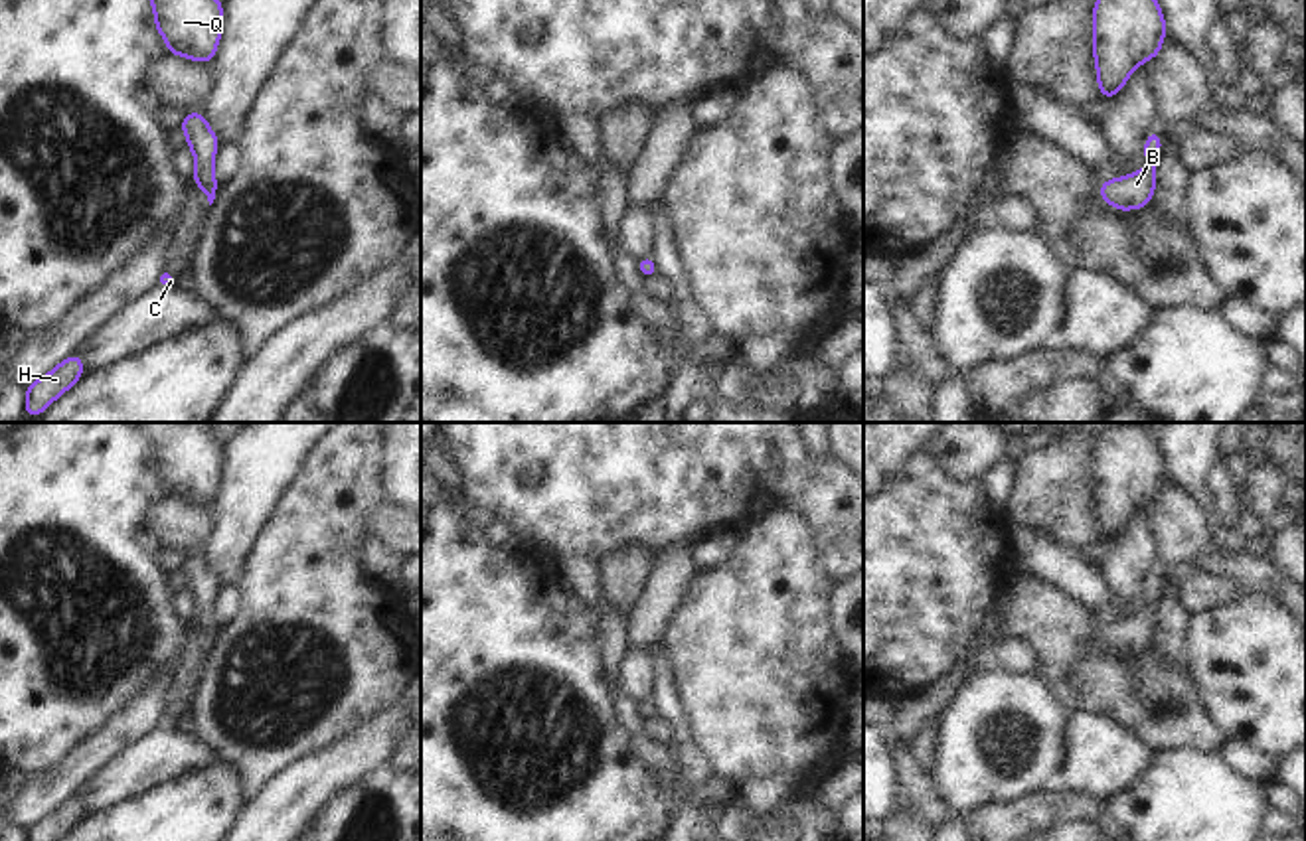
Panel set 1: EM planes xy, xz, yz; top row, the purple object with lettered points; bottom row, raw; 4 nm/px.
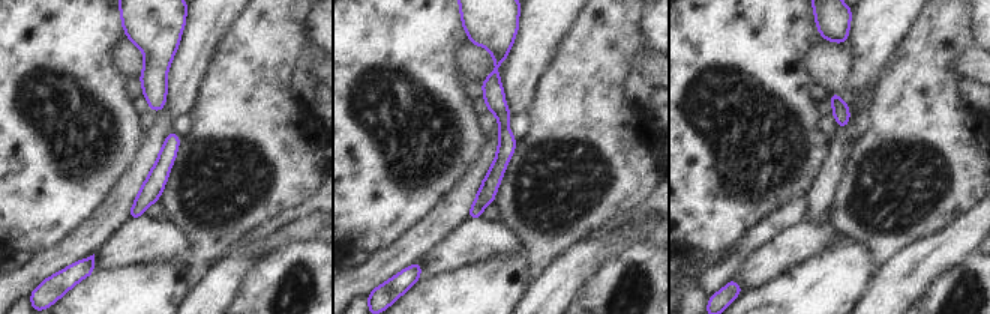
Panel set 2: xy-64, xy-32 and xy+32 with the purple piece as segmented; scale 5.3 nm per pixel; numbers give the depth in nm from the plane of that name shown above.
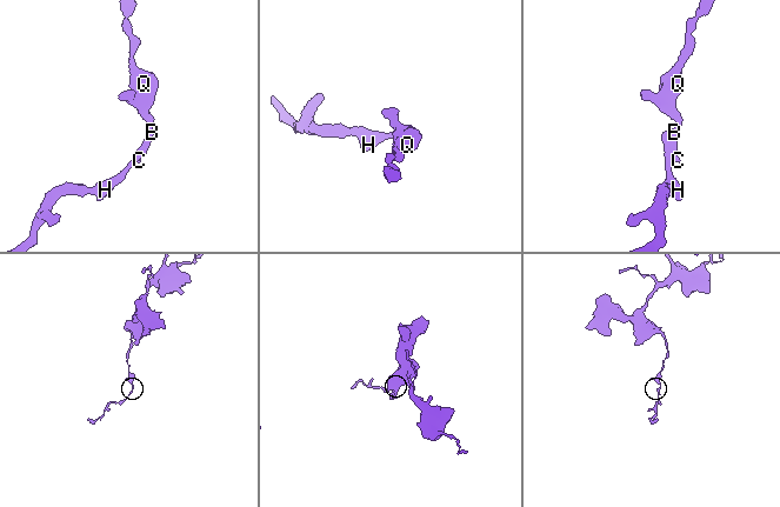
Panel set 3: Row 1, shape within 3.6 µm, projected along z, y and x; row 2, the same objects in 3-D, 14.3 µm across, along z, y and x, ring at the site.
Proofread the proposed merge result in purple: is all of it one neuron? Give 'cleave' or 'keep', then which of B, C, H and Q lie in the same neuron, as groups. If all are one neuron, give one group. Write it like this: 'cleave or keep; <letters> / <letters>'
keep; B C H Q

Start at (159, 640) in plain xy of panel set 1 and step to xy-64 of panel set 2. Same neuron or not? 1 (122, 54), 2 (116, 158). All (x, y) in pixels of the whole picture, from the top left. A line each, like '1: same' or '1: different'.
1: different
2: same

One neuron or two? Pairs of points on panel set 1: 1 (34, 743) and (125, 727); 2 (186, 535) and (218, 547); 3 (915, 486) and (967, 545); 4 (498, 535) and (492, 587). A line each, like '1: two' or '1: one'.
1: two
2: two
3: one
4: two

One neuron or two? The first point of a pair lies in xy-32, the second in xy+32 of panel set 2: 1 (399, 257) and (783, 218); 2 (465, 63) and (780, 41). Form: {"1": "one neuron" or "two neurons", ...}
{"1": "one neuron", "2": "two neurons"}

